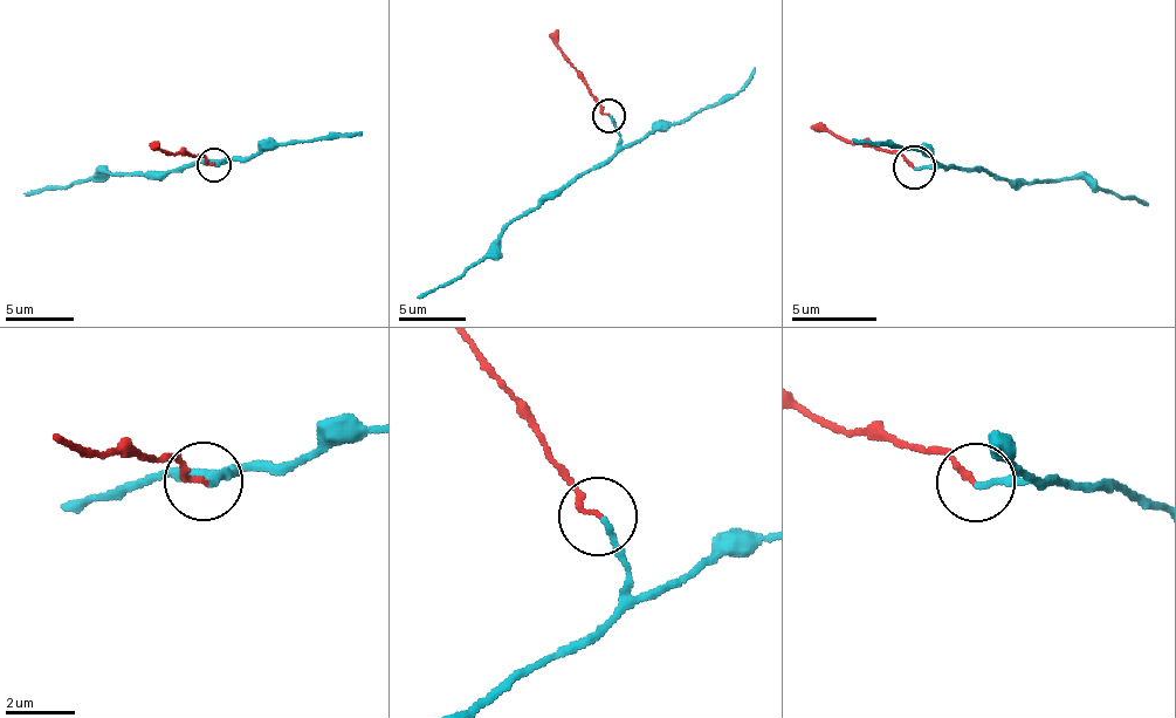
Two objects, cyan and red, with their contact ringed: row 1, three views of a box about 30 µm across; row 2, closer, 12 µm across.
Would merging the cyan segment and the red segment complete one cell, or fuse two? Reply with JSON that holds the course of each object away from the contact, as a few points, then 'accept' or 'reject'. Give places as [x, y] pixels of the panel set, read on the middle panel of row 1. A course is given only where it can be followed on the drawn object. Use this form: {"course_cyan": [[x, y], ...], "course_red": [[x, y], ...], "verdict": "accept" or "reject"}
{"course_cyan": [[610, 115], [619, 135], [619, 148], [610, 158], [525, 210], [459, 278], [418, 298]], "course_red": [[610, 115], [559, 49], [557, 29]], "verdict": "accept"}

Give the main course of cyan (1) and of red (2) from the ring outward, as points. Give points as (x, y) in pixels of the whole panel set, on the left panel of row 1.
1: (214, 164), (226, 161), (132, 175), (98, 170), (66, 187), (42, 186), (25, 196)
2: (214, 164), (200, 155), (162, 150), (157, 145)

